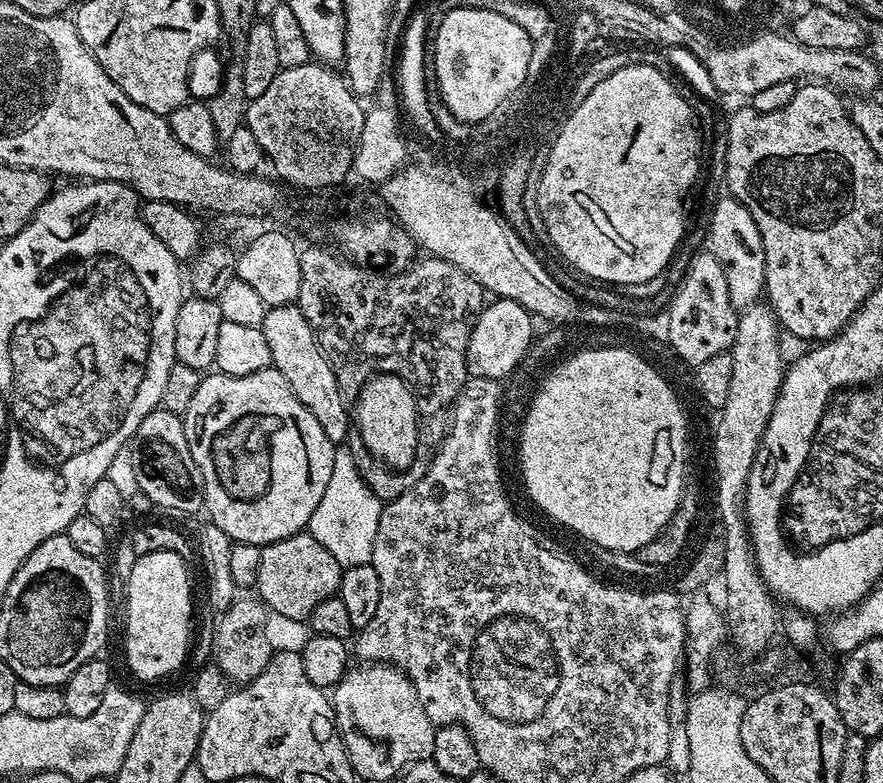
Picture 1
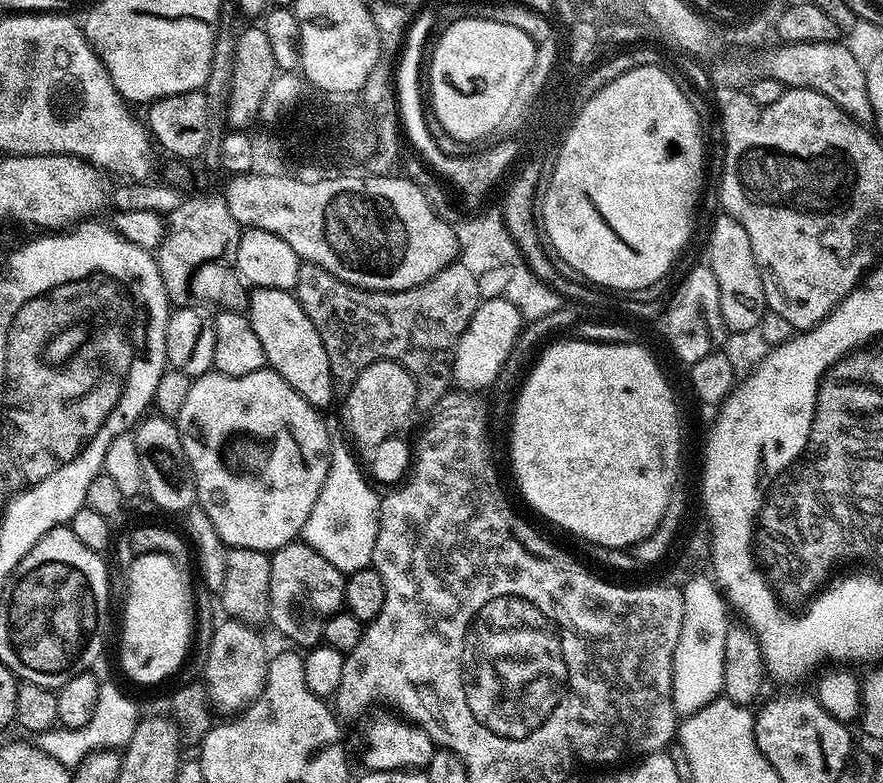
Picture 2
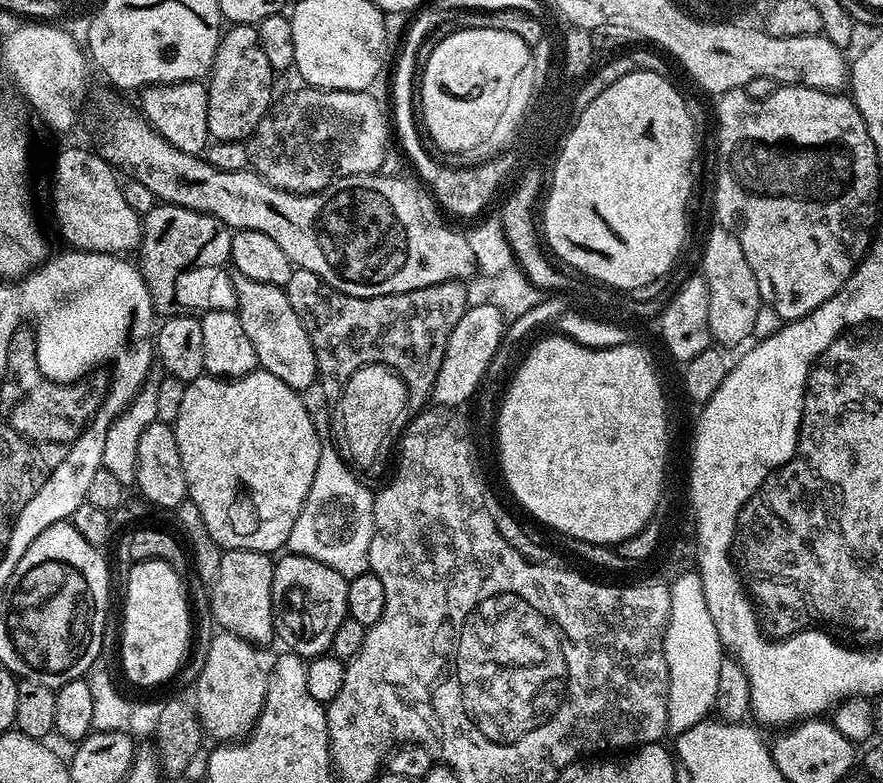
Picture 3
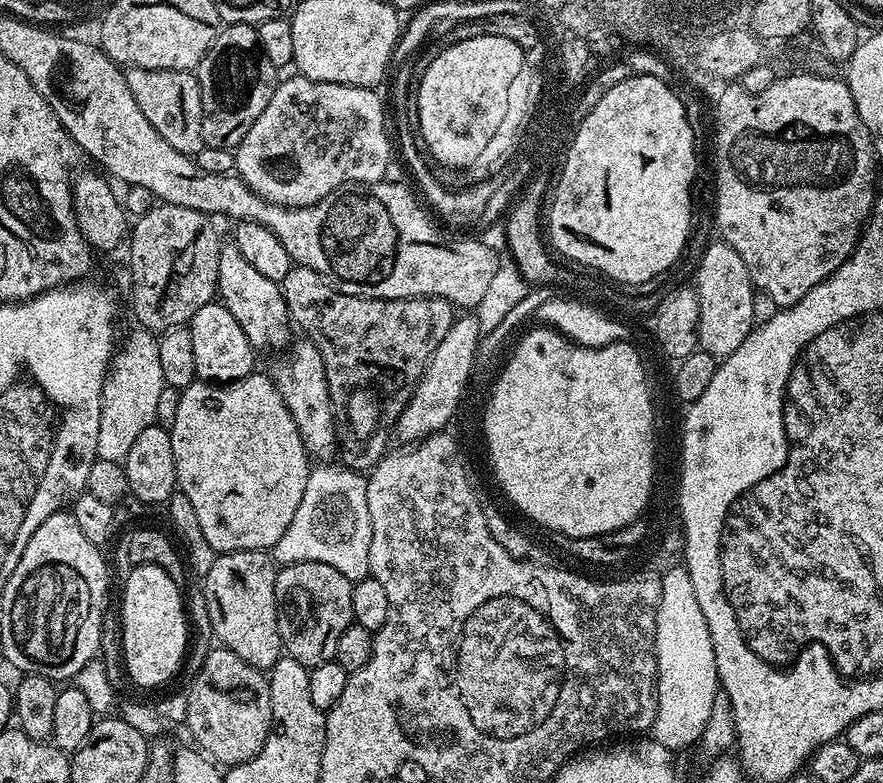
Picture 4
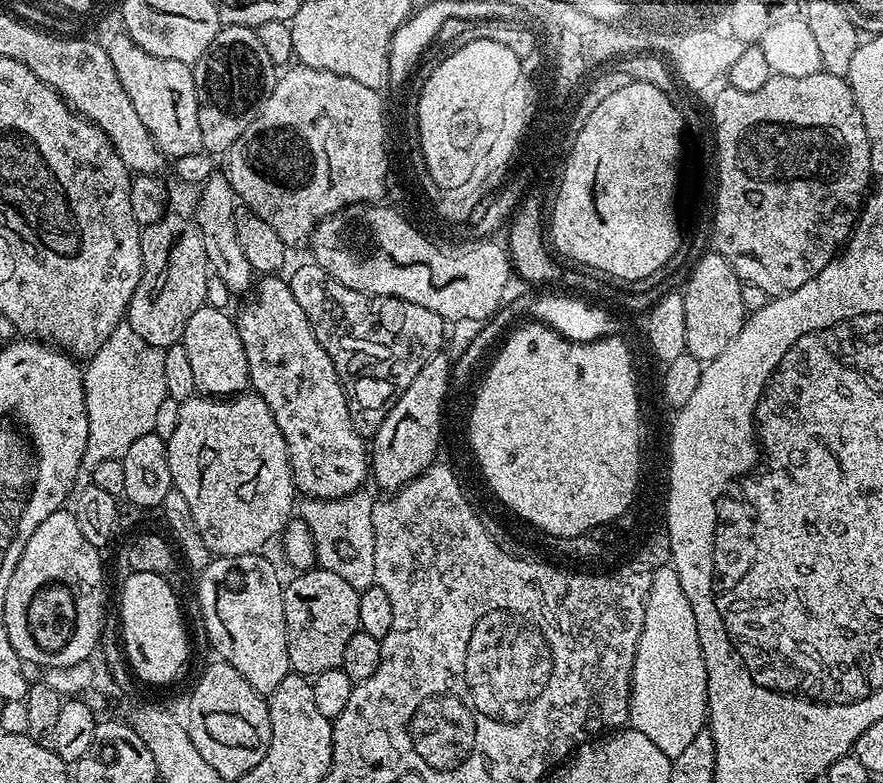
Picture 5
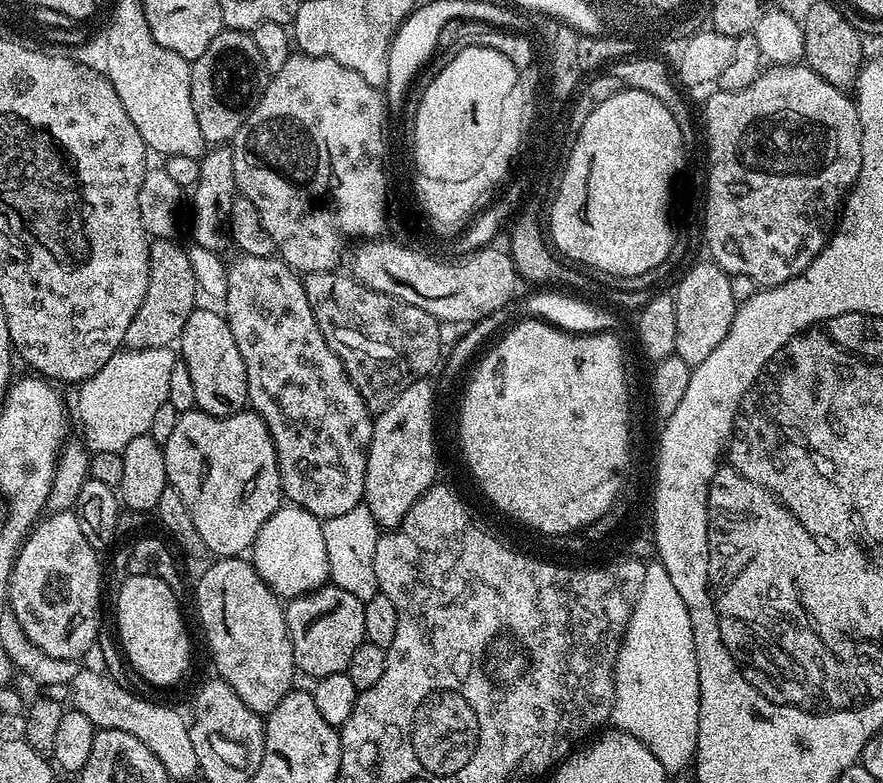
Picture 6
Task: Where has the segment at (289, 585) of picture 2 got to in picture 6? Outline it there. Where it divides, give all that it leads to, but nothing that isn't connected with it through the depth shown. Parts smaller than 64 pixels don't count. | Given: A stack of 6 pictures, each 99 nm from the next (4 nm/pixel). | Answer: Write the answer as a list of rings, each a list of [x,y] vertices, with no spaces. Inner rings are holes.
[[[331,582],[306,596],[289,599],[284,617],[292,639],[297,669],[303,675],[305,672],[306,675],[312,676],[311,678],[347,672],[354,650],[358,650],[358,646],[365,643],[364,601],[354,598],[354,594],[349,594]]]

